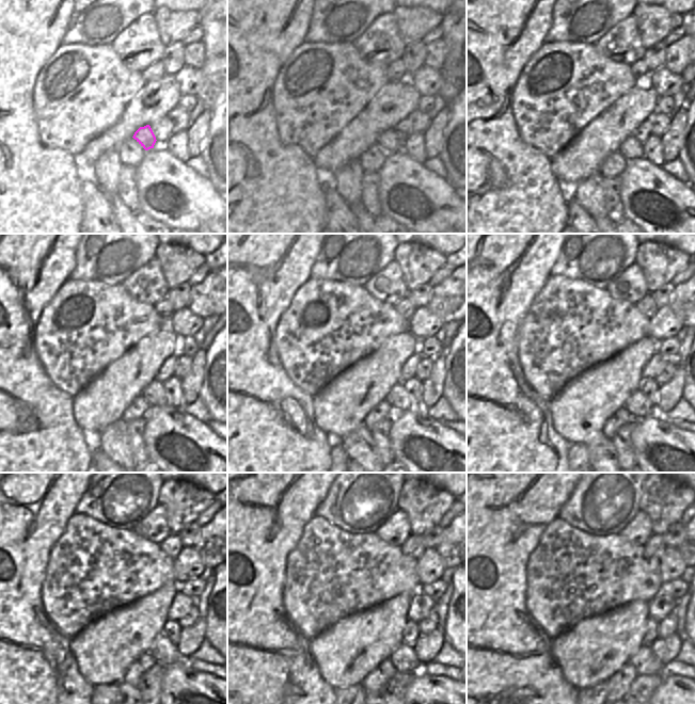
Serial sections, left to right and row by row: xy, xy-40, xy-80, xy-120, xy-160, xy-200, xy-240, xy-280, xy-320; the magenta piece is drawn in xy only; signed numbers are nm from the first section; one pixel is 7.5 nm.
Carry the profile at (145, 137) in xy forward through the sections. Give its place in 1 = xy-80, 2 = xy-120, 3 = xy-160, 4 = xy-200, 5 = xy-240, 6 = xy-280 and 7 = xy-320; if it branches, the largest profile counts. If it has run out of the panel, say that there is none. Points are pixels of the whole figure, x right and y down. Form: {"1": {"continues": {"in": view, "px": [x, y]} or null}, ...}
{"1": {"continues": {"in": "xy-80", "px": [631, 148]}}, "2": {"continues": {"in": "xy-120", "px": [155, 395]}}, "3": {"continues": {"in": "xy-160", "px": [397, 397]}}, "4": {"continues": {"in": "xy-200", "px": [638, 405]}}, "5": {"continues": {"in": "xy-240", "px": [164, 653]}}, "6": {"continues": {"in": "xy-280", "px": [405, 660]}}, "7": {"continues": {"in": "xy-320", "px": [645, 662]}}}

